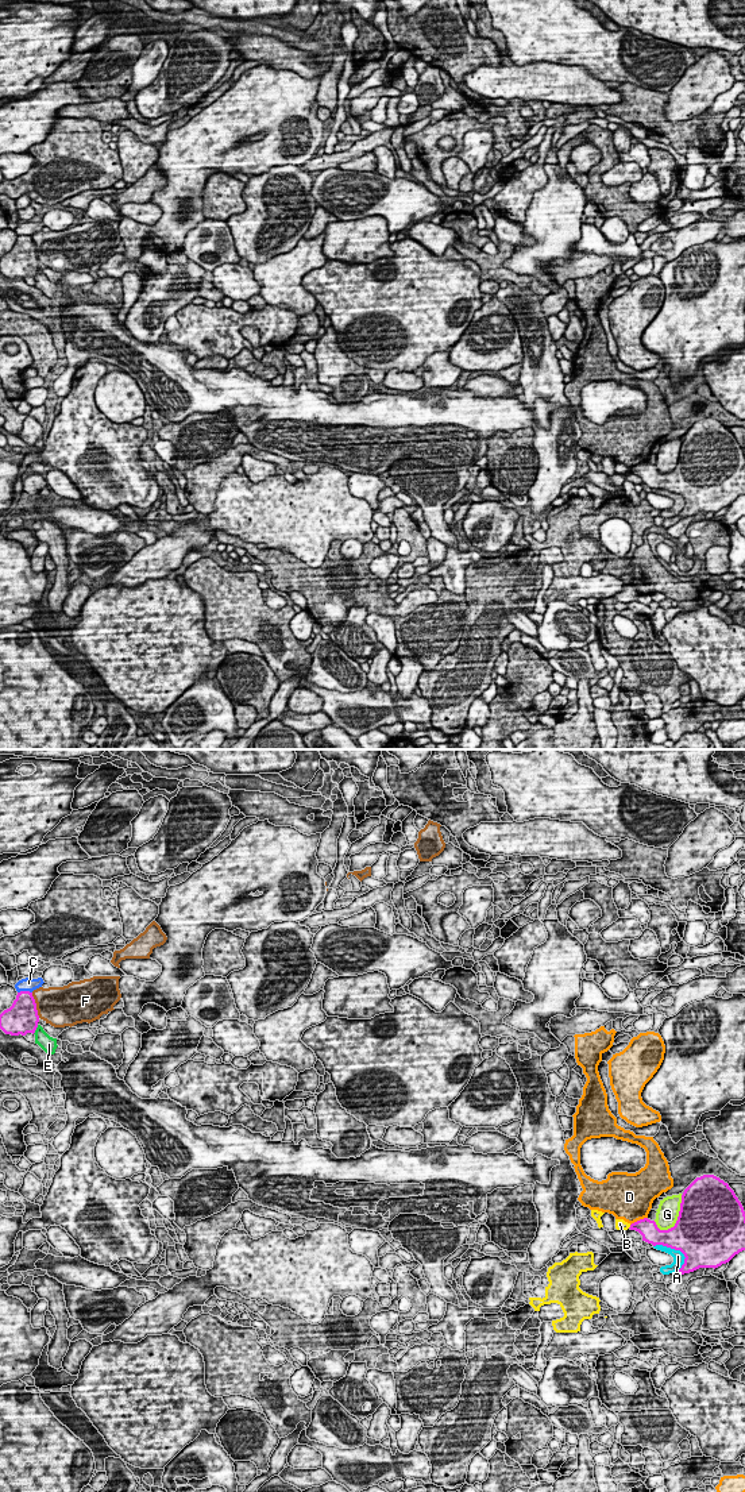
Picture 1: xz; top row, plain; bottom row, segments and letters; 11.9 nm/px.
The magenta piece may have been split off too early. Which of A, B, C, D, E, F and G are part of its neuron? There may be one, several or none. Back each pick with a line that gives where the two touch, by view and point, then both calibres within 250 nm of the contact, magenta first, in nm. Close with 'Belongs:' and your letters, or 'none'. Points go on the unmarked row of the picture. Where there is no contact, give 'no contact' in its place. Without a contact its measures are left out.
Belongs: none

